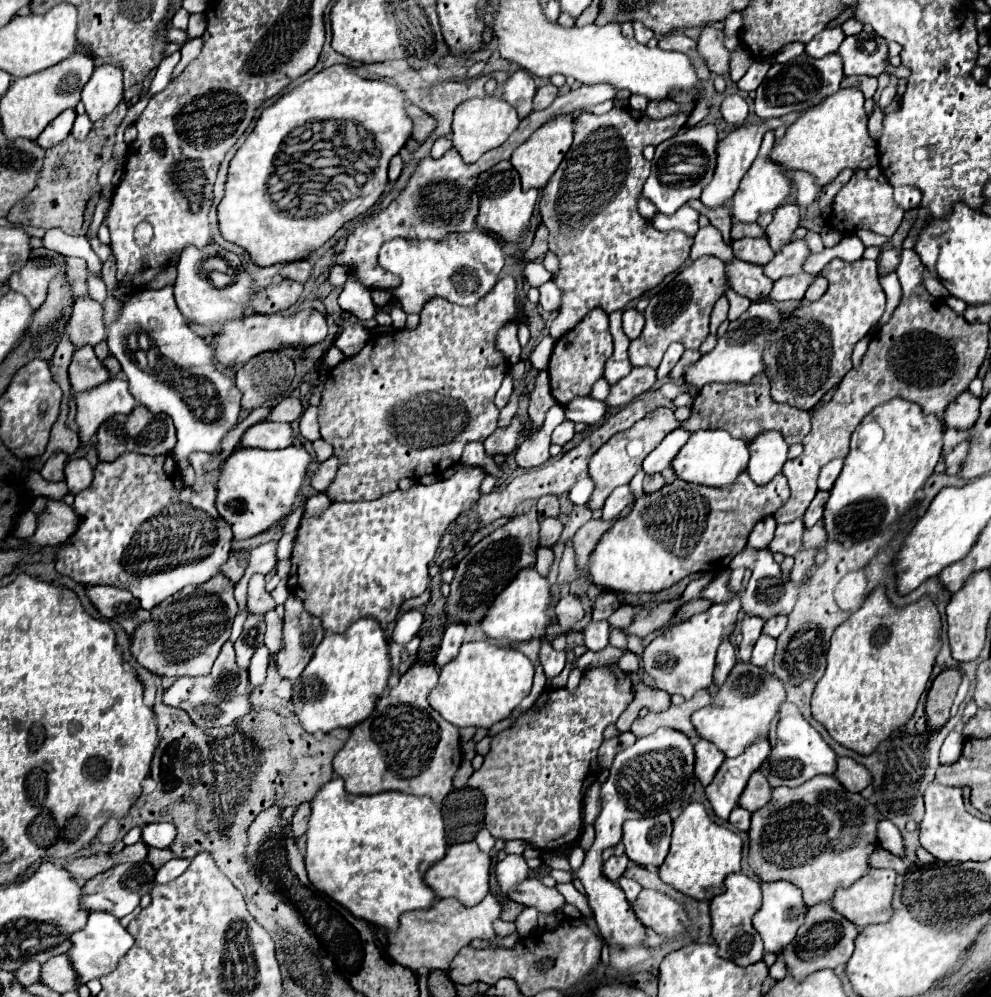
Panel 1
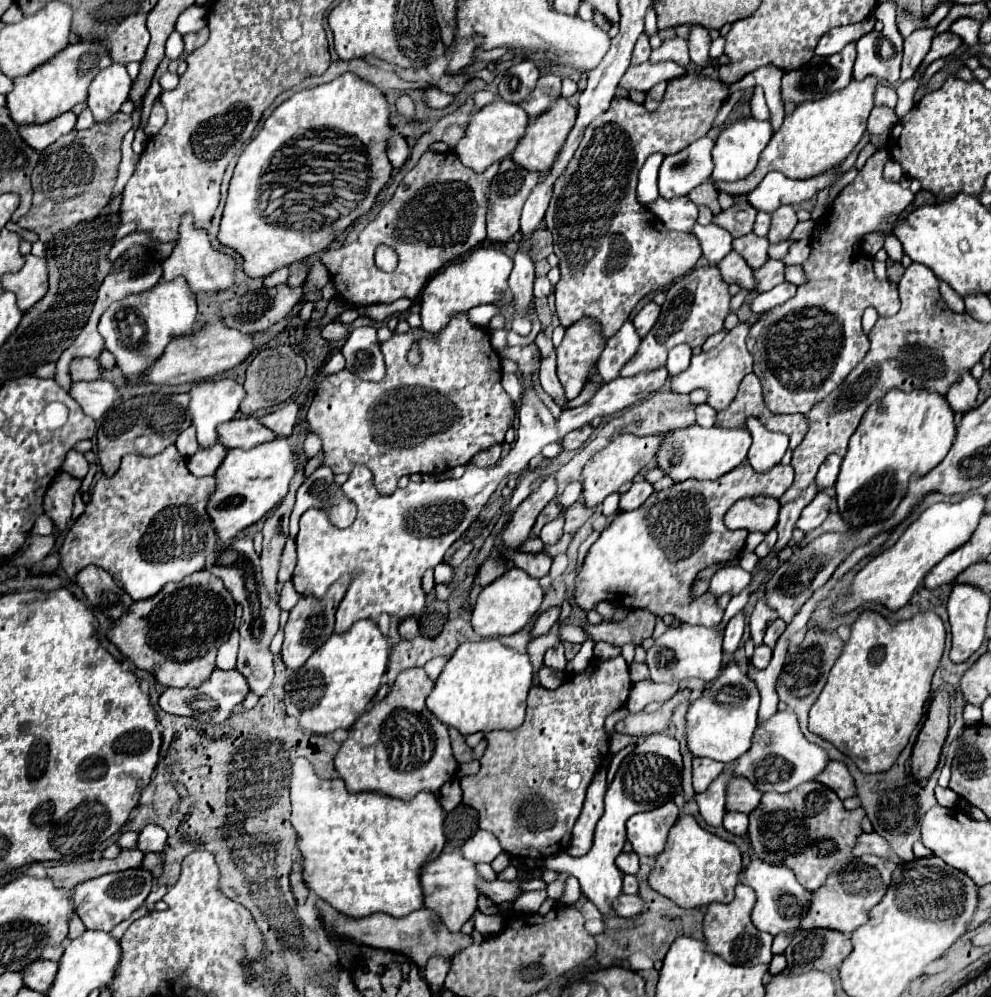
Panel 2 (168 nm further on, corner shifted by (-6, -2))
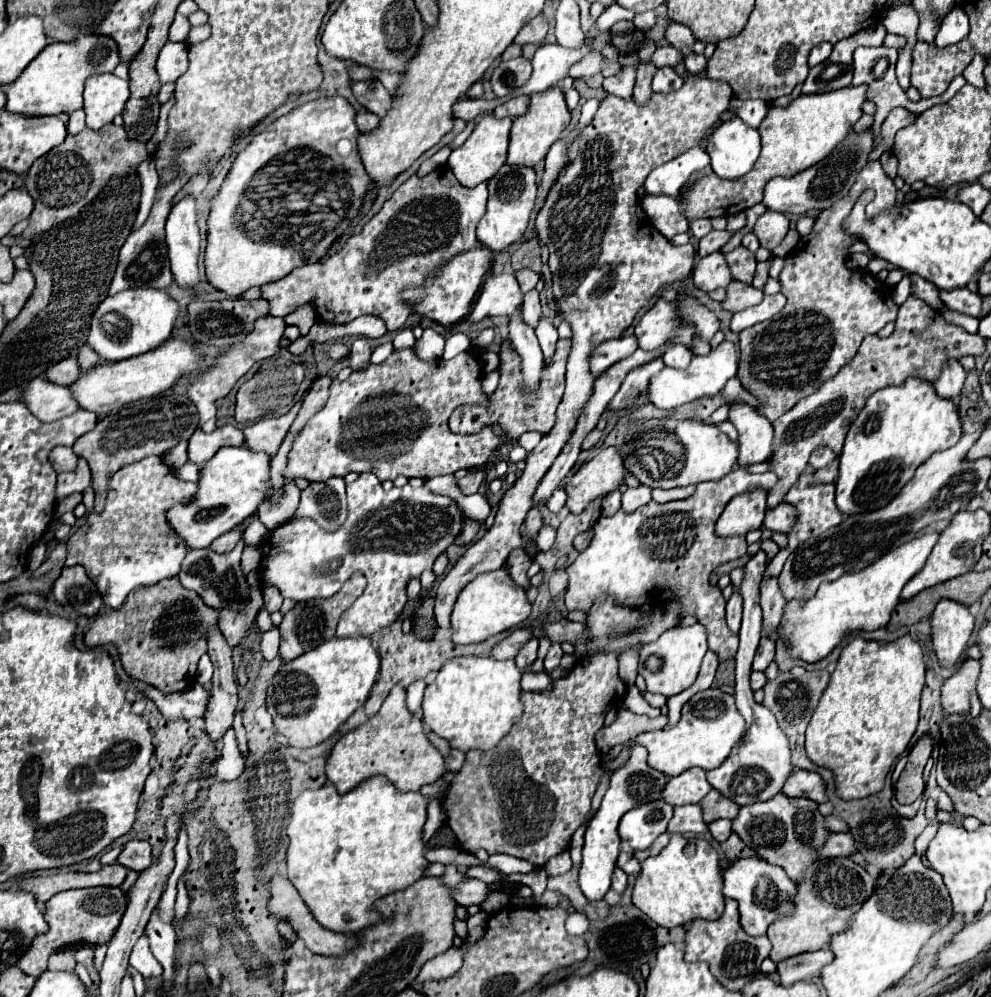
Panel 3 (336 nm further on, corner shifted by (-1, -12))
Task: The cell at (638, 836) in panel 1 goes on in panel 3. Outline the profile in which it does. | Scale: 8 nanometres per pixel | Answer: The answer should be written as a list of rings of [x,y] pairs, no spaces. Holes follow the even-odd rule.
[[[657,800],[653,804],[645,804],[641,808],[633,808],[621,818],[619,836],[629,842],[633,850],[647,850],[657,836],[667,830],[667,824],[673,816],[673,806],[665,800]]]

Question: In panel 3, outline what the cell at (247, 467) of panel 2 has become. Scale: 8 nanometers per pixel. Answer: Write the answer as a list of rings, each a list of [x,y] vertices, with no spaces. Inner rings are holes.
[[[247,446],[221,448],[221,452],[201,468],[197,496],[189,504],[169,510],[169,524],[189,548],[209,548],[221,534],[255,516],[259,504],[267,500],[271,492],[269,462],[271,456],[267,452],[253,452]]]

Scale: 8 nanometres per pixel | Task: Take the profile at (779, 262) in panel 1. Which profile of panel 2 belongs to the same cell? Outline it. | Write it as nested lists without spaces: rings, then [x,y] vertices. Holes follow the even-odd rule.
[[[768,260],[762,268],[754,270],[754,278],[758,282],[756,292],[766,292],[784,282],[784,264],[780,260]]]

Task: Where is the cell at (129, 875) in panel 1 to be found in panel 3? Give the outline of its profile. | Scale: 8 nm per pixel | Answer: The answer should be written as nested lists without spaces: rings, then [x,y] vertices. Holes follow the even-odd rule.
[[[119,886],[115,888],[85,888],[85,890],[65,890],[59,892],[57,896],[53,896],[51,900],[45,902],[45,920],[49,922],[49,932],[45,936],[37,936],[37,940],[33,940],[33,948],[29,948],[29,952],[19,960],[19,966],[31,974],[31,976],[41,976],[41,972],[45,972],[47,968],[47,956],[53,950],[71,946],[71,944],[91,944],[91,946],[99,946],[105,944],[113,938],[121,916],[127,908],[127,892],[123,892]]]

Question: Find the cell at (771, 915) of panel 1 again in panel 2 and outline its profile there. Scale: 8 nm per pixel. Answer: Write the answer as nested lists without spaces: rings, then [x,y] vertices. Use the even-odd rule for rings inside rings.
[[[752,858],[752,862],[740,872],[740,882],[750,886],[756,892],[756,904],[752,910],[752,922],[758,930],[770,932],[772,936],[780,932],[794,932],[808,910],[812,894],[796,880],[794,872],[786,866],[774,866],[762,862],[760,858]]]

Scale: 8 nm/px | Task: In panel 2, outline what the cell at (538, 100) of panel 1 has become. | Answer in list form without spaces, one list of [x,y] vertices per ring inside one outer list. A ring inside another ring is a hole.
[[[544,74],[538,78],[538,86],[530,92],[530,98],[526,98],[526,102],[520,102],[520,106],[526,110],[528,116],[538,116],[556,98],[560,98],[560,76]]]

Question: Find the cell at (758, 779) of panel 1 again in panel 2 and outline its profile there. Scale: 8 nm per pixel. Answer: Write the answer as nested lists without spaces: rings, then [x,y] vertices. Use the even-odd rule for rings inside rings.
[[[732,778],[730,786],[726,786],[726,810],[750,814],[758,802],[762,792],[758,792],[746,778]]]

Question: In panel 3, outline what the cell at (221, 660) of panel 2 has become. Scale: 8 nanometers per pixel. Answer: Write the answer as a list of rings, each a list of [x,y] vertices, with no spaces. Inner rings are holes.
[[[205,654],[205,656],[199,660],[199,674],[197,674],[197,682],[207,684],[211,678],[213,678],[213,662],[211,662],[211,658]]]

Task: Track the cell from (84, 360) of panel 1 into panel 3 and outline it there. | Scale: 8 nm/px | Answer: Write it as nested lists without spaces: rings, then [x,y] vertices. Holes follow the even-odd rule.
[[[69,356],[61,362],[57,362],[53,368],[49,368],[47,372],[47,378],[53,382],[53,384],[61,384],[61,386],[71,386],[75,384],[75,380],[81,376],[81,368],[79,368],[79,362],[75,356]]]

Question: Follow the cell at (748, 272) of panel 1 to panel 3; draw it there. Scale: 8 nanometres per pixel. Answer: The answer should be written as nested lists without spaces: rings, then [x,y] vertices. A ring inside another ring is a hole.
[[[713,252],[699,260],[693,270],[693,282],[699,290],[711,292],[715,288],[727,288],[733,282],[731,270],[721,252]]]

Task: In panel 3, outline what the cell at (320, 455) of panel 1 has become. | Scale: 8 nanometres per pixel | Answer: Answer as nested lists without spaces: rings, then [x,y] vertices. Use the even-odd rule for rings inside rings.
[[[287,482],[287,484],[285,484],[283,502],[273,504],[271,500],[267,500],[265,504],[261,504],[261,508],[259,508],[259,512],[257,512],[257,514],[259,514],[259,520],[261,520],[269,530],[281,526],[283,522],[287,522],[287,520],[293,516],[295,508],[297,508],[297,504],[299,504],[299,494],[301,494],[301,490],[299,490],[293,482]]]

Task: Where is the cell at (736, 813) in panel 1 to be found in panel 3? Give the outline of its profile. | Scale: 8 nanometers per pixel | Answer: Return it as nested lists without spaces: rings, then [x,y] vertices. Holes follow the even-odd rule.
[[[717,820],[709,824],[709,832],[717,842],[725,842],[731,836],[731,822],[729,820]]]

